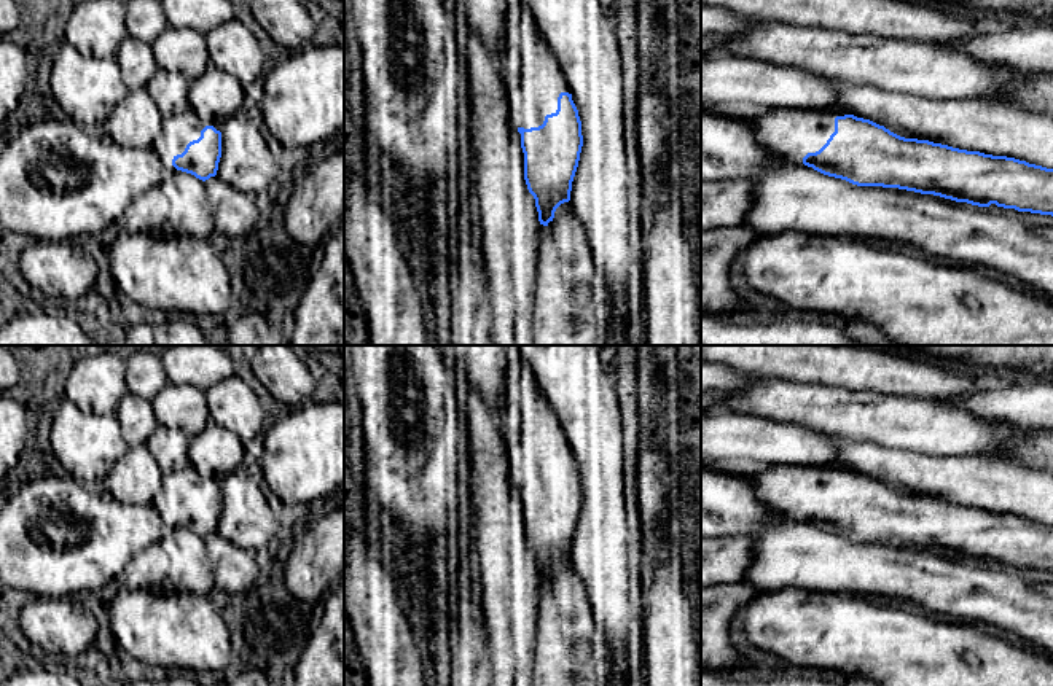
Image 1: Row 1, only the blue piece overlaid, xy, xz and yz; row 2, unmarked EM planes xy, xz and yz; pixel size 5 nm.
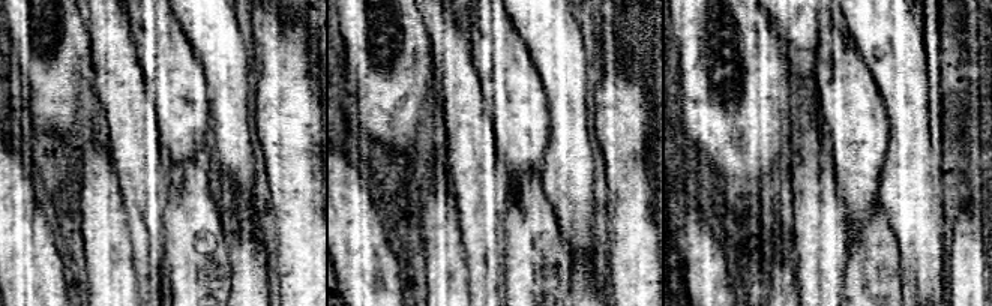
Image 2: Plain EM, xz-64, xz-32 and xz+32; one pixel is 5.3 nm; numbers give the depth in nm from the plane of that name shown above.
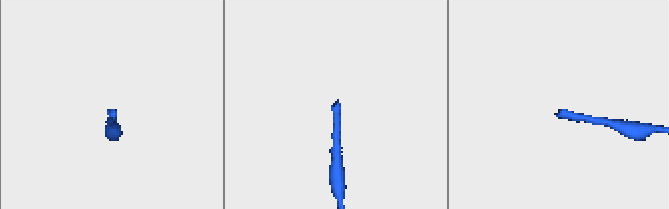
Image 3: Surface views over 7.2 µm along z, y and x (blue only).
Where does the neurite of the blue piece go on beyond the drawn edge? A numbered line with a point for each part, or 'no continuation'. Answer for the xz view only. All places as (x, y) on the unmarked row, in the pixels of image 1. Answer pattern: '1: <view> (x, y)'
1: xz (528, 424)

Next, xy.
1: xy (177, 487)

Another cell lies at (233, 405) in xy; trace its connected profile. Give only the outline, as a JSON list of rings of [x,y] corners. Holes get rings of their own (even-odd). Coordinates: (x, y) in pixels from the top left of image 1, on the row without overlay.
[[[236,374],[206,392],[210,420],[233,431],[250,447],[266,430],[266,411],[253,388]]]

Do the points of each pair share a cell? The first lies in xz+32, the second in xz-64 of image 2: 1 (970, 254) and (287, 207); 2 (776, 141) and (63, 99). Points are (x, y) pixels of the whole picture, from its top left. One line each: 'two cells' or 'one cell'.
1: one cell
2: one cell

